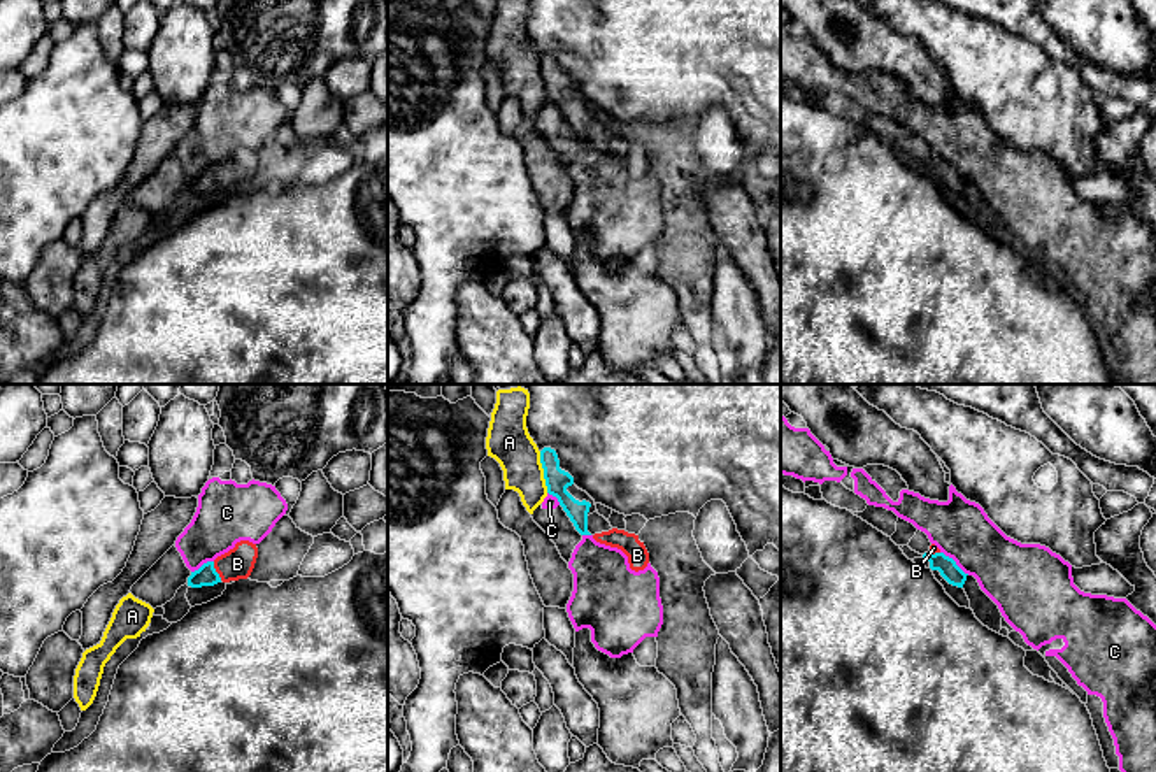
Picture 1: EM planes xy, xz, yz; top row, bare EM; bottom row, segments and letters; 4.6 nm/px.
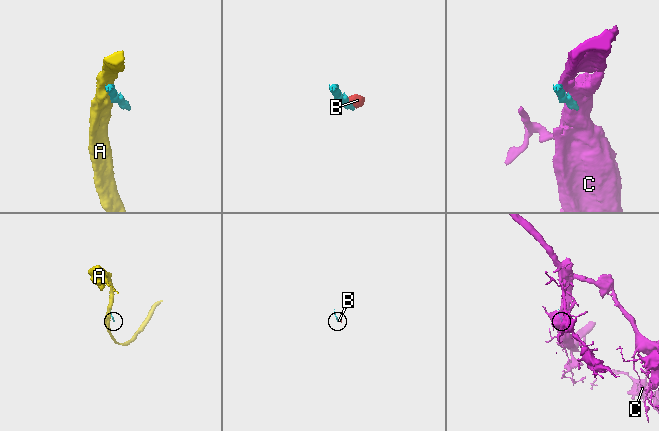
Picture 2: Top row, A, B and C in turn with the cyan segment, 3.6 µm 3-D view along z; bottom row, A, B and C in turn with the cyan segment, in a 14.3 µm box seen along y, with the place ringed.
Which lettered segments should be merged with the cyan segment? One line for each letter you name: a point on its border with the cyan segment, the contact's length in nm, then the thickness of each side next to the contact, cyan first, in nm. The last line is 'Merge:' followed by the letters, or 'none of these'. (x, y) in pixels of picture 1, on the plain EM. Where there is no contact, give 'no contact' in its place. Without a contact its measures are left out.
B: meets cyan in xy at (214, 178); contact 100 nm long; 100 nm thick on the cyan side, 140 nm on the other
Merge: B

